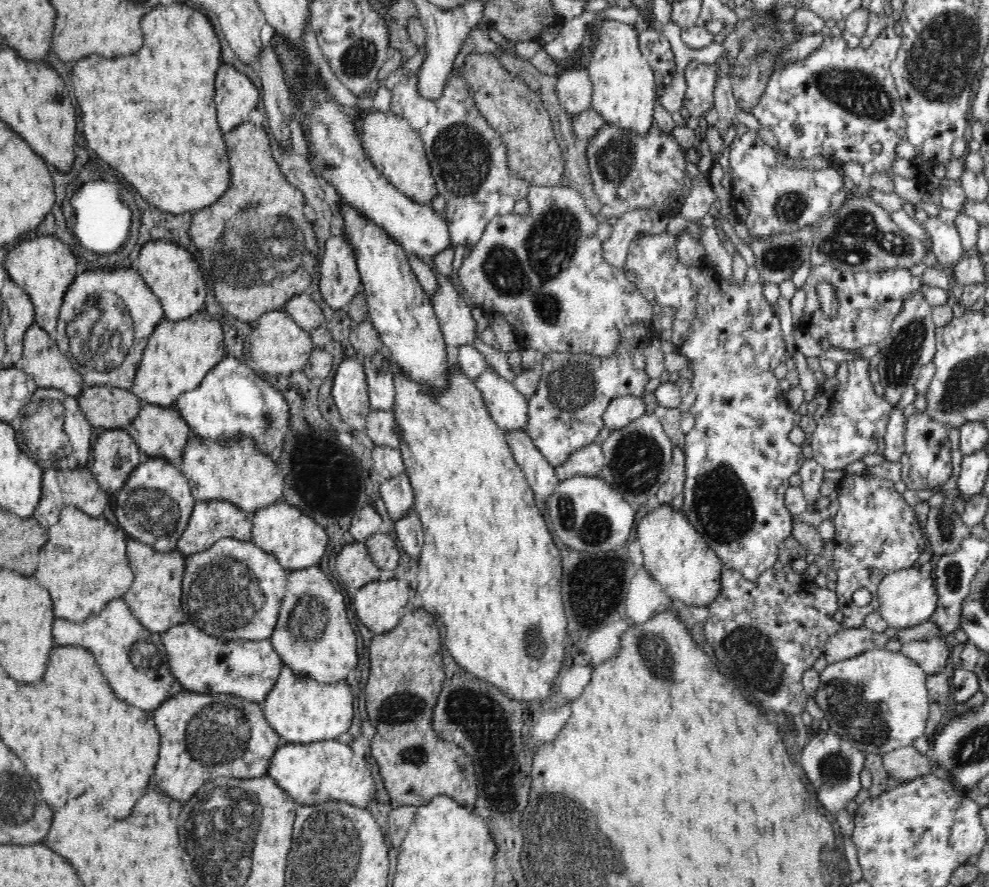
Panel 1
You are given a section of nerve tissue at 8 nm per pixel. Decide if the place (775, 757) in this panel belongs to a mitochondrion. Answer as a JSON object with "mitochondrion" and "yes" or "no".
{"mitochondrion":"no"}

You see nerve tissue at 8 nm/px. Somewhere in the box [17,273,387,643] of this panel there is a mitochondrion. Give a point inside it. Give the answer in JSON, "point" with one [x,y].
{"point":[225,595]}

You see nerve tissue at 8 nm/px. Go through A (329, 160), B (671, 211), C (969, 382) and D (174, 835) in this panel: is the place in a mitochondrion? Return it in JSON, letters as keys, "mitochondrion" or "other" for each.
{"A":"mitochondrion","B":"other","C":"mitochondrion","D":"mitochondrion"}

